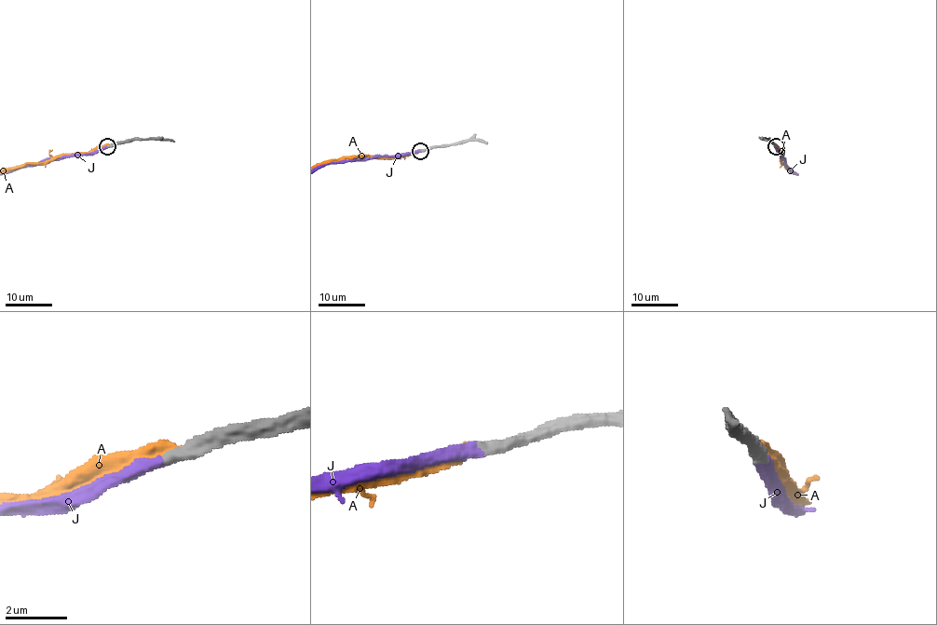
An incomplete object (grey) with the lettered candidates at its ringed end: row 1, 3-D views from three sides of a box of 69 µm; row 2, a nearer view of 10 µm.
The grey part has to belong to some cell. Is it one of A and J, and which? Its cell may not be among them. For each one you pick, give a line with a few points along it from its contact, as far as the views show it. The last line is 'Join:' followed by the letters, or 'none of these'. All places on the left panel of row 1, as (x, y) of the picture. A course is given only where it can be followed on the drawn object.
Join: J

